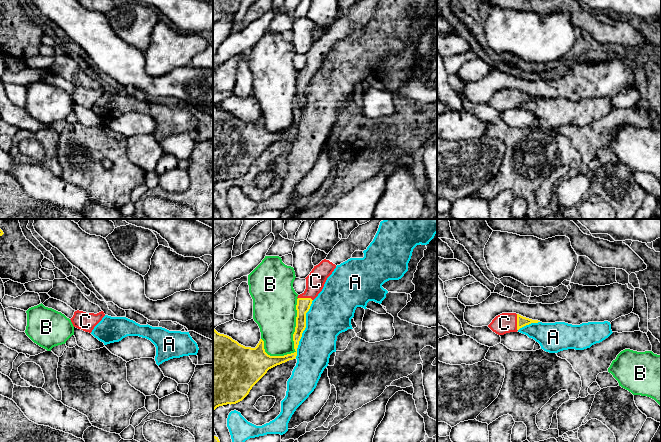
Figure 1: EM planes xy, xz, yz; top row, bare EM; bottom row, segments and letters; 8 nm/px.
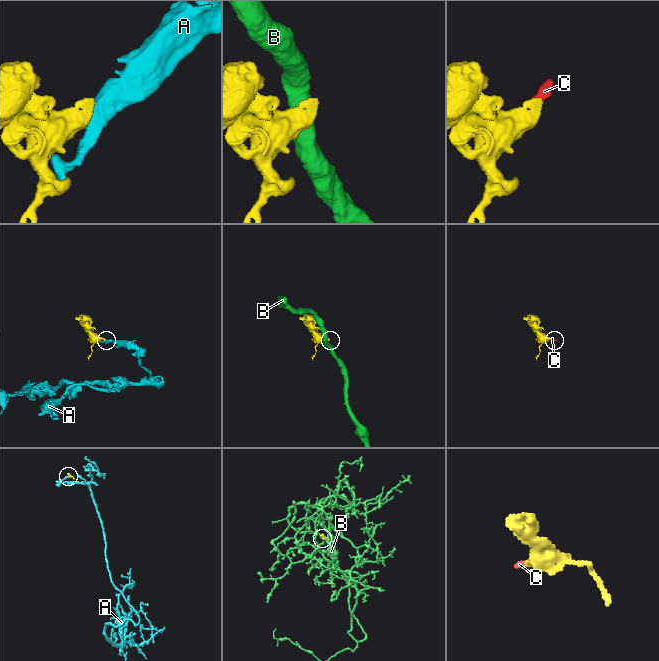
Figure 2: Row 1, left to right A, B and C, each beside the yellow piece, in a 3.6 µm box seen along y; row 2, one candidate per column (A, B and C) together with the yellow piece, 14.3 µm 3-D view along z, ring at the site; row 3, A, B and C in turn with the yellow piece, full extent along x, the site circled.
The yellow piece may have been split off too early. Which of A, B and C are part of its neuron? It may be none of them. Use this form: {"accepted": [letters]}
{"accepted": ["C"]}

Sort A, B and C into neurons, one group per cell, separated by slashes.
A / B / C

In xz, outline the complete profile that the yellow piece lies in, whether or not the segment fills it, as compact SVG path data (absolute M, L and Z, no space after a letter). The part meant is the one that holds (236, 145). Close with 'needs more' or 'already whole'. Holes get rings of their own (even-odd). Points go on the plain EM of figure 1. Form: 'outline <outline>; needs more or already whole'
outline M359 1L347 15L341 15L305 54L306 65L297 73L294 129L270 132L265 128L262 115L255 124L245 123L213 105L213 187L219 182L242 177L269 145L296 134L299 117L306 104L306 89L312 77L322 67L337 41L352 34L355 27L367 25L379 1Z; needs more

